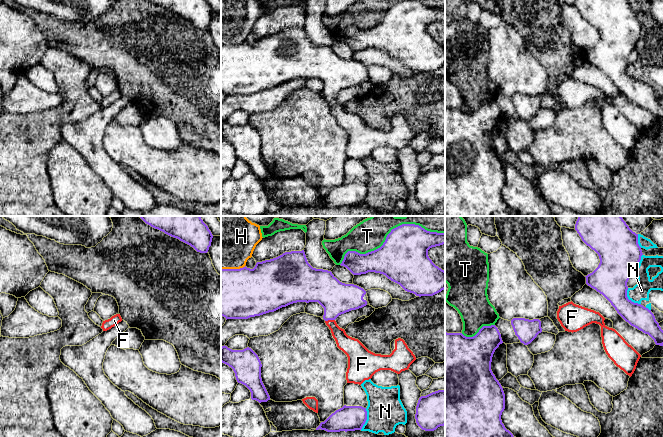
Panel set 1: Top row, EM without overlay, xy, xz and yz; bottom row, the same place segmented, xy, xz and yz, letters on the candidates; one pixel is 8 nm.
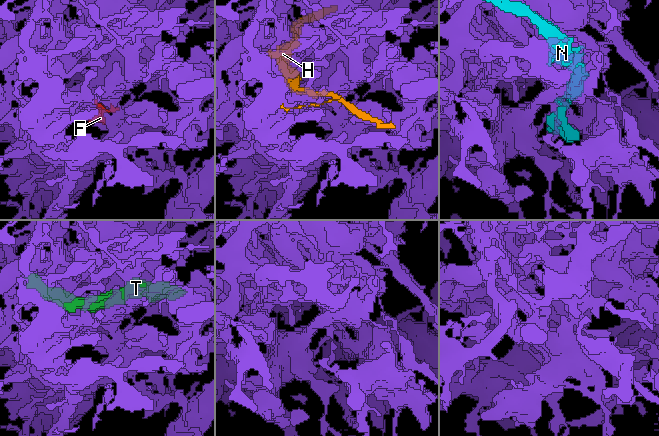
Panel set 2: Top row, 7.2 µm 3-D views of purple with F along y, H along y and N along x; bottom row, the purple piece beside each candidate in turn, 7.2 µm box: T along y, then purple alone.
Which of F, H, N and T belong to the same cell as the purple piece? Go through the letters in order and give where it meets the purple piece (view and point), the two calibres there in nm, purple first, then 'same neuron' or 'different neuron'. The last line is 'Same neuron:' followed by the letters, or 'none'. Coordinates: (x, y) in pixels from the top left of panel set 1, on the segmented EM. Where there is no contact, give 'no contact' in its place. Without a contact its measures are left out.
F: xz (329, 319) | 260/140 nm | same neuron
H: xz (233, 269) | 400/480 nm | different neuron
N: yz (628, 299) | 280/140 nm | different neuron
T: xz (388, 234) | 400/260 nm | different neuron
Same neuron: F

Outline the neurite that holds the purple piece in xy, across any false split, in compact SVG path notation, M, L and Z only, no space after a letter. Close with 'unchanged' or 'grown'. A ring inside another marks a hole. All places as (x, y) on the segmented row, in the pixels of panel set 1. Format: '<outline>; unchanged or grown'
M139 216L146 224L207 253L213 235L200 216Z; unchanged

